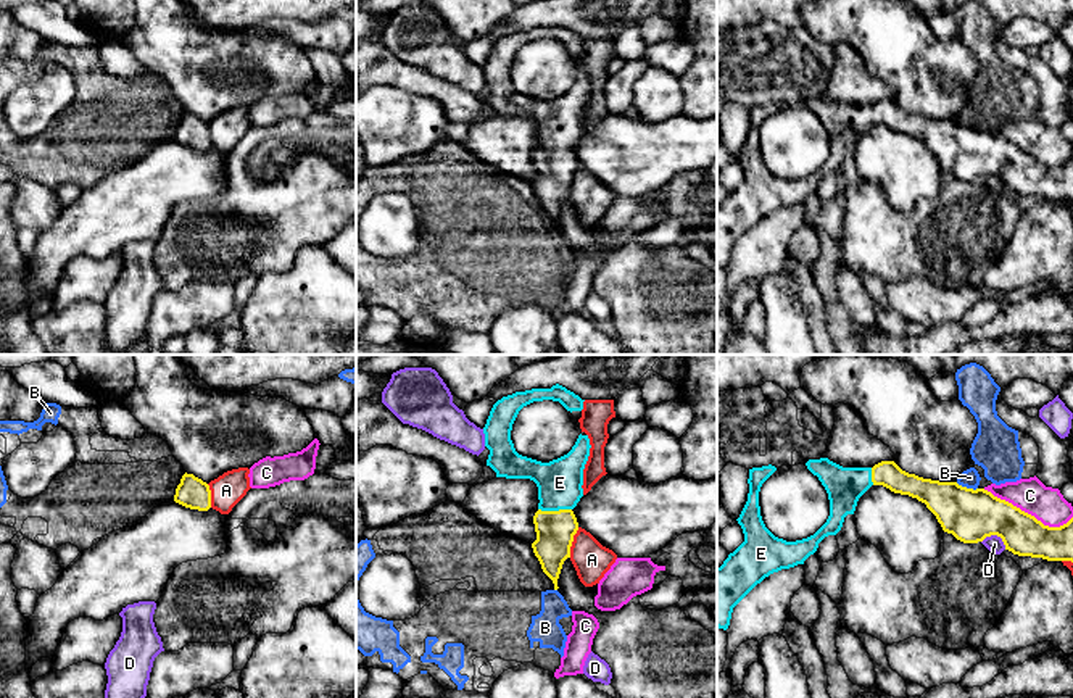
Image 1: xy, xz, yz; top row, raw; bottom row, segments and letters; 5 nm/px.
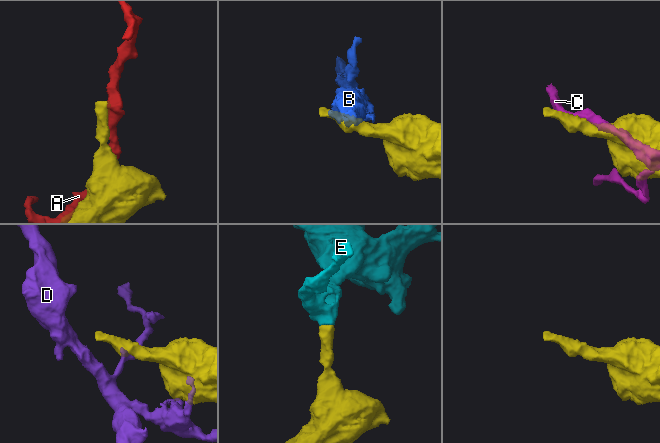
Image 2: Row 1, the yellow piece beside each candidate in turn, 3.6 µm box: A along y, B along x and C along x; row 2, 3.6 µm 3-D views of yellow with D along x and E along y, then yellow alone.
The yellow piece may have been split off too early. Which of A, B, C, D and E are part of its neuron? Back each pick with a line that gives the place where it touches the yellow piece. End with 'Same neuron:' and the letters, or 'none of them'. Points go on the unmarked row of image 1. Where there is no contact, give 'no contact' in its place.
E: meets yellow in xz at (555, 150)
Same neuron: E

